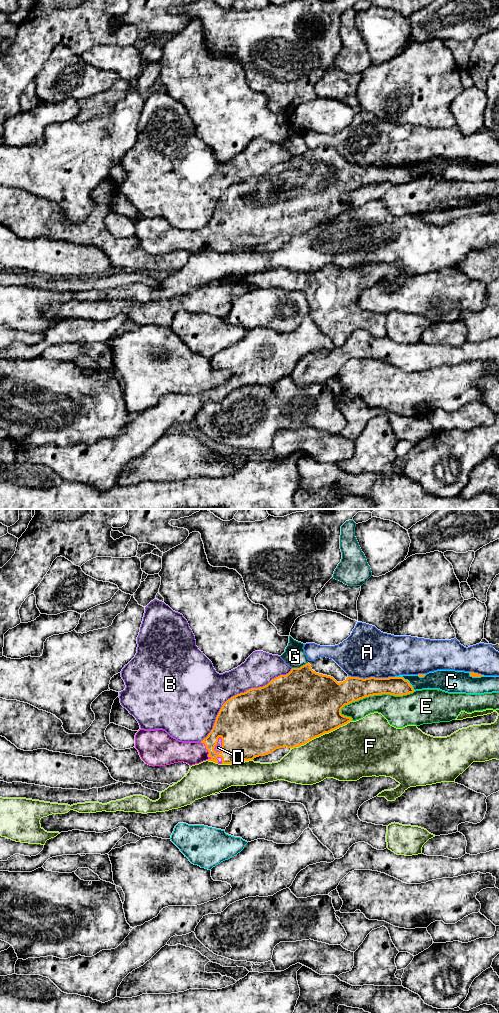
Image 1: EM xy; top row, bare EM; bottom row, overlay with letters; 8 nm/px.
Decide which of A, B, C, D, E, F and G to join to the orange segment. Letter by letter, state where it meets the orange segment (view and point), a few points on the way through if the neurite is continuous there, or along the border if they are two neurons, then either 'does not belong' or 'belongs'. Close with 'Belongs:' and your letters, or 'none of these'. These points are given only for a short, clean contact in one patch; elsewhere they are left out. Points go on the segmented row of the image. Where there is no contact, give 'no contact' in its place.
A: xy (368, 678) | does not belong
B: xy (238, 694) | does not belong
C: xy (406, 680) | does not belong
D: xy (216, 744) | belongs
E: xy (375, 694) | does not belong
F: xy (321, 734) | does not belong
G: xy (300, 667) | along xy (307, 662), (299, 667), (292, 668) | does not belong
Belongs: D

